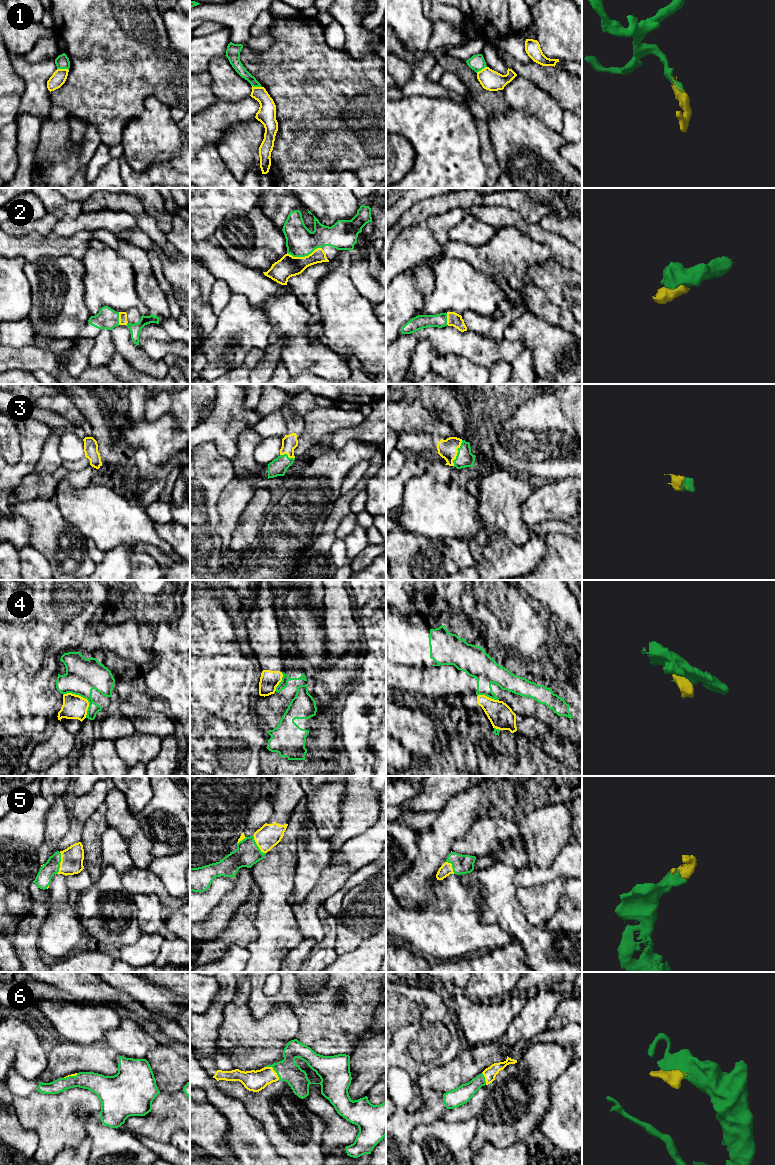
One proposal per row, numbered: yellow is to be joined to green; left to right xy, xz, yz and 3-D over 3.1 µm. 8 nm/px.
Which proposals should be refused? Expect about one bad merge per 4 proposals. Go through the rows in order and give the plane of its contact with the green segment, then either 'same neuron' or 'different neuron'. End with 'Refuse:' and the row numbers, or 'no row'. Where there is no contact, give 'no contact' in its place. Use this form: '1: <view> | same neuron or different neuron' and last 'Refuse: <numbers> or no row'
1: xy | different neuron
2: xz | same neuron
3: yz | same neuron
4: xy | different neuron
5: xy | same neuron
6: xz | same neuron
Refuse: 1, 4

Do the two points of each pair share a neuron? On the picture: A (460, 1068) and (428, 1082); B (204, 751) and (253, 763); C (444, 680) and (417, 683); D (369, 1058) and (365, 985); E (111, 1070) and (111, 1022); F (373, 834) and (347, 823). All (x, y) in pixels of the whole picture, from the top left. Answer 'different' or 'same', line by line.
A: same
B: same
C: same
D: different
E: different
F: different

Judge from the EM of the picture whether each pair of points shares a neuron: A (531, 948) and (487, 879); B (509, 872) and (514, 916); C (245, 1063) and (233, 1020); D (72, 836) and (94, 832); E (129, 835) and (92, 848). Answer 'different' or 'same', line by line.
A: same
B: same
C: same
D: different
E: different

